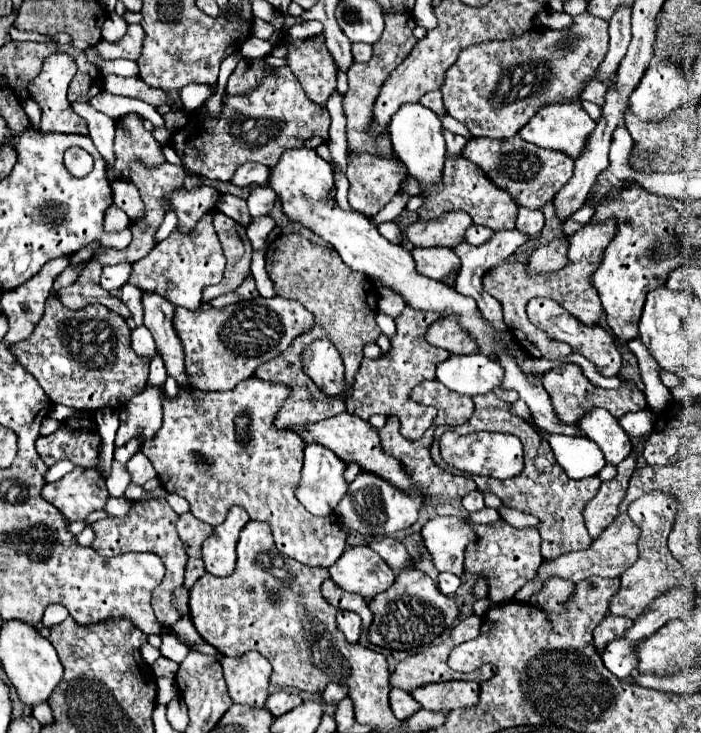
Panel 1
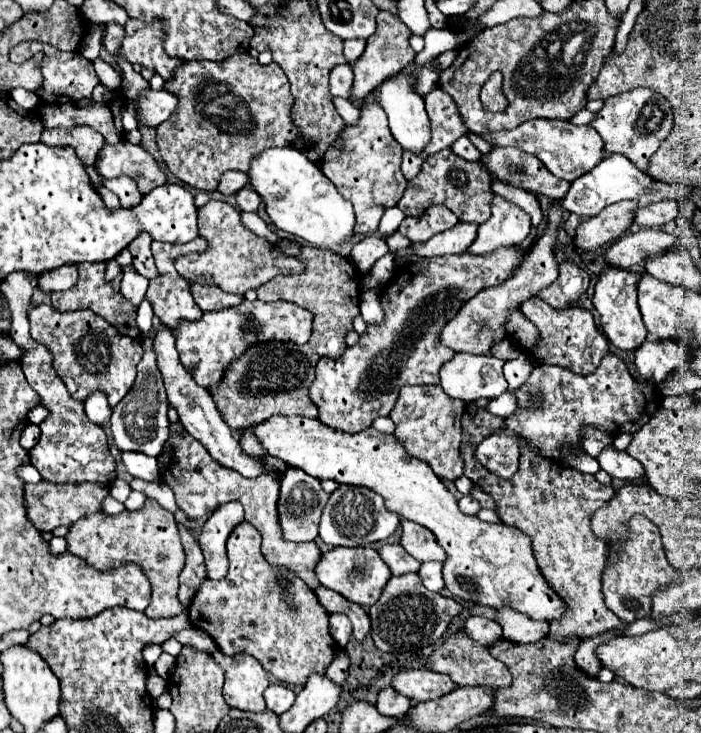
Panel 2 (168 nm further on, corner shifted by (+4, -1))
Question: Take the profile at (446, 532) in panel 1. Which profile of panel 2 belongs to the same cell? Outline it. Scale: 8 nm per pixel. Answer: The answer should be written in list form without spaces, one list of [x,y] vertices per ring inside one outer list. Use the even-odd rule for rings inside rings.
[[[401,520],[401,528],[403,528],[403,534],[401,534],[399,544],[415,560],[419,562],[427,562],[427,560],[443,562],[445,560],[445,552],[437,546],[437,540],[433,538],[431,530],[425,530],[423,526],[409,522],[409,520]]]

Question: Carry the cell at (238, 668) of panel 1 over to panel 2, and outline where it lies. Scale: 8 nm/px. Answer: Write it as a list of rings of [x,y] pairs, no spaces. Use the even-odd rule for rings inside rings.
[[[215,650],[213,658],[225,670],[223,684],[225,702],[237,710],[263,712],[267,708],[263,692],[269,686],[269,676],[263,670],[263,666],[245,652],[225,656],[221,654],[221,650]]]

